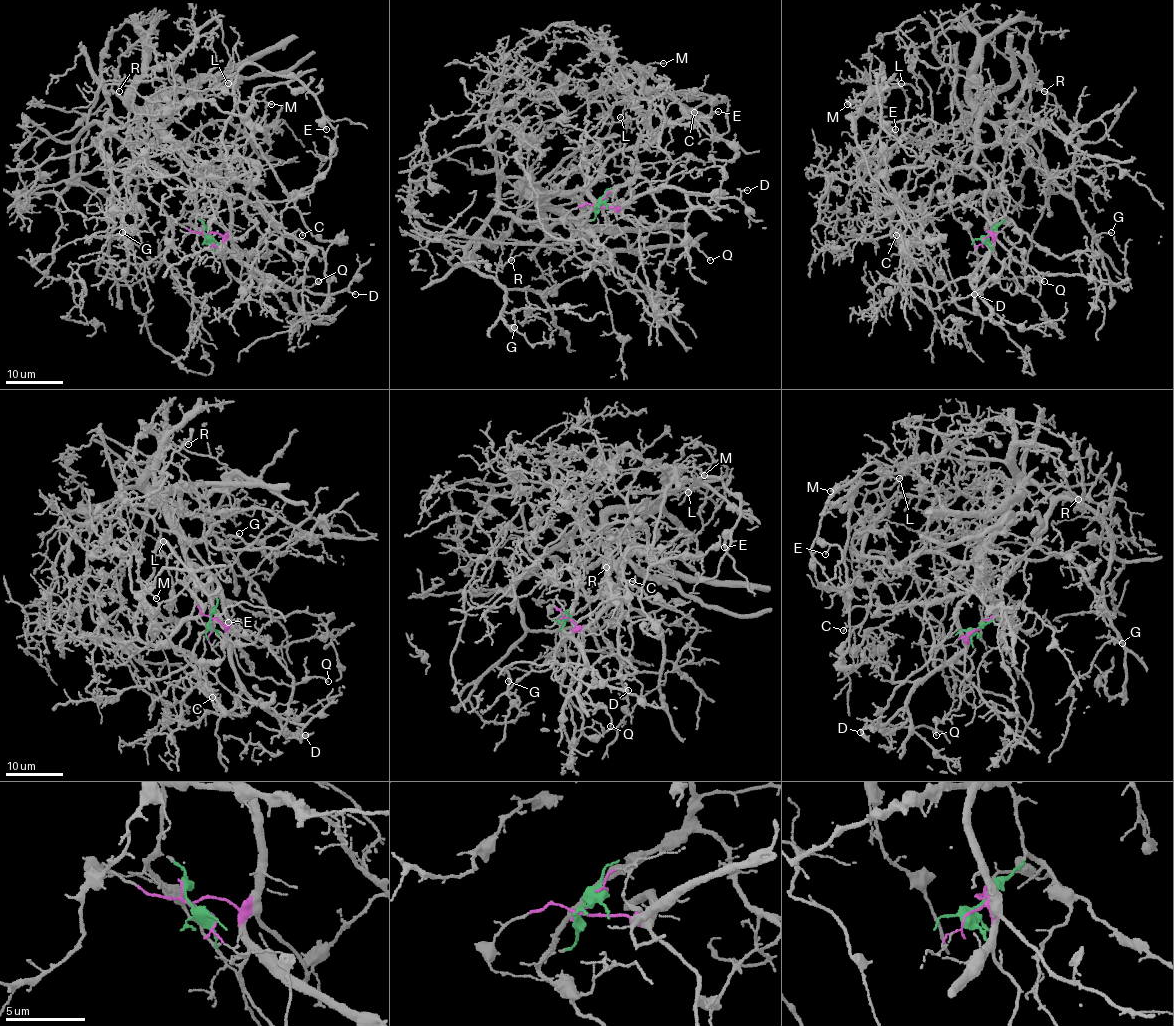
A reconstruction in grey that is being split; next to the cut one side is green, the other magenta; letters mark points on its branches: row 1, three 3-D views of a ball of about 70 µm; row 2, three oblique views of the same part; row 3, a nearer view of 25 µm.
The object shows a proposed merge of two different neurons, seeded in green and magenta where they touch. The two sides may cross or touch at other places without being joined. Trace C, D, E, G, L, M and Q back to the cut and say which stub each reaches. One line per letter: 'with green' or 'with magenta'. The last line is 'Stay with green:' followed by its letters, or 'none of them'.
C: with magenta
D: with magenta
E: with magenta
G: with green
L: with magenta
M: with magenta
Q: with magenta
Stay with green: G

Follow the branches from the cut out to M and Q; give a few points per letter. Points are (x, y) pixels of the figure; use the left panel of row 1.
M: (207, 235), (229, 229), (229, 199), (131, 113), (132, 150), (149, 131), (145, 101), (164, 88), (272, 104)
Q: (207, 235), (217, 232), (223, 238), (226, 268), (253, 294), (288, 291), (305, 277), (312, 275), (318, 281)

